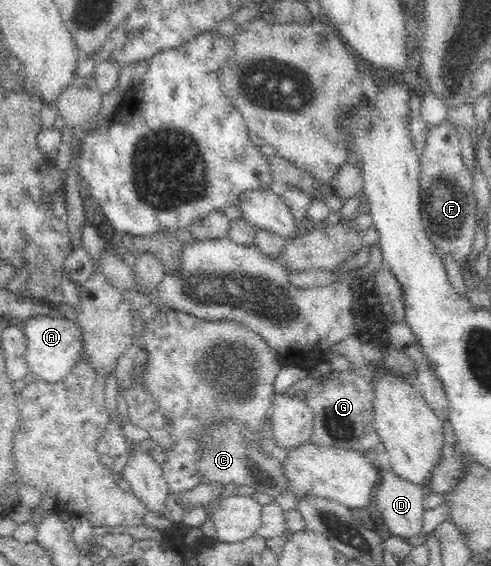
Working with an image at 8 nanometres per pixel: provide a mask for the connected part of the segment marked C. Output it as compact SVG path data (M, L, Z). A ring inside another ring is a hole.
M229 423L225 427L213 429L207 435L203 435L203 448L200 453L202 461L197 464L198 472L207 477L206 481L220 481L221 483L238 483L256 488L260 493L267 493L277 498L287 489L287 478L283 476L281 459L275 455L265 456L260 445L245 449L242 447L244 429L235 423Z

